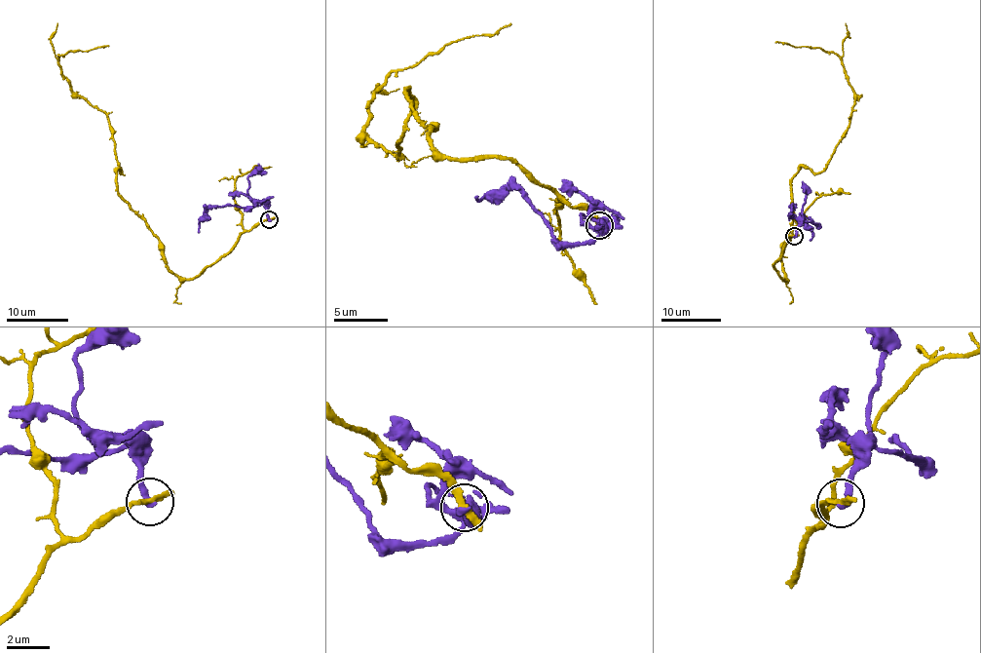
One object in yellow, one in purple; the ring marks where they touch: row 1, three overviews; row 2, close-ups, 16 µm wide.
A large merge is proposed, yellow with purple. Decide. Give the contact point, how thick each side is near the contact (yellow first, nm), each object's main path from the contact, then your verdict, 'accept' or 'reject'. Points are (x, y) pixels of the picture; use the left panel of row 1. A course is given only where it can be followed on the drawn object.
(269, 219) | 240/320 nm | yellow via (269, 220), (192, 279), (169, 269), (160, 240), (121, 196), (109, 122), (72, 92), (58, 59), (108, 46) | purple via (269, 220), (265, 203), (212, 207), (199, 222), (199, 233) | reject

